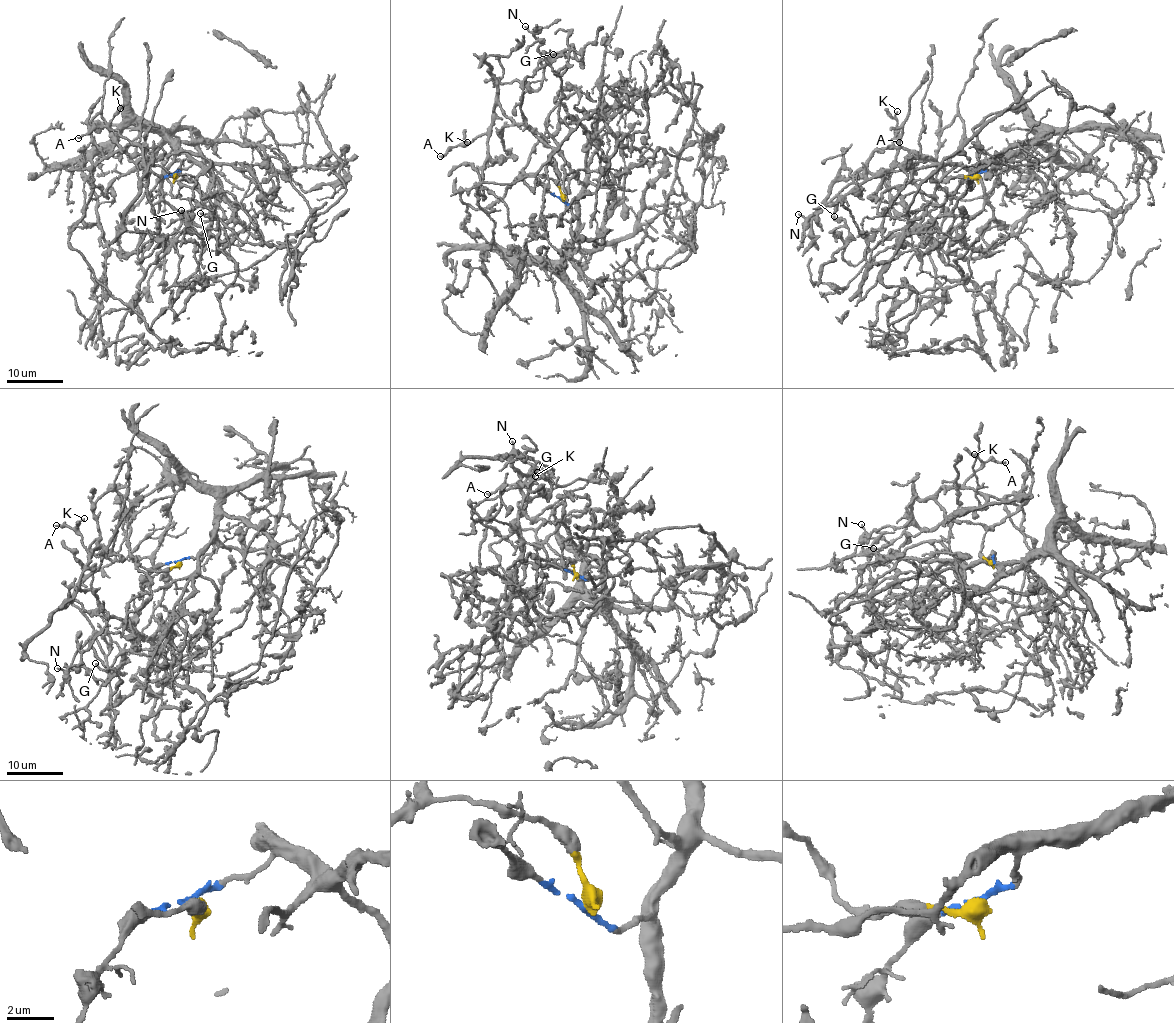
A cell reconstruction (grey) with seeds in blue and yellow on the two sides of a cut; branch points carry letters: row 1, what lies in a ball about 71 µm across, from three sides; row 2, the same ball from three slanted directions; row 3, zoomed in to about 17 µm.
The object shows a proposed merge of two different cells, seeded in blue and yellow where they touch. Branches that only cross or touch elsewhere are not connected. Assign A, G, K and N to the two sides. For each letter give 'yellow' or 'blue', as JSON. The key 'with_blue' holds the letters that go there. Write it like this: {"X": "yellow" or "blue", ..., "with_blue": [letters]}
{"A": "yellow", "G": "yellow", "K": "yellow", "N": "yellow", "with_blue": []}

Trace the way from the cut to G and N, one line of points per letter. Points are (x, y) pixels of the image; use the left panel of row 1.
G: (174, 175), (94, 118), (105, 156), (142, 149), (158, 220), (139, 262), (215, 229), (199, 213)
N: (174, 175), (136, 163), (94, 118), (105, 156), (141, 146), (146, 174), (194, 181), (181, 210)

